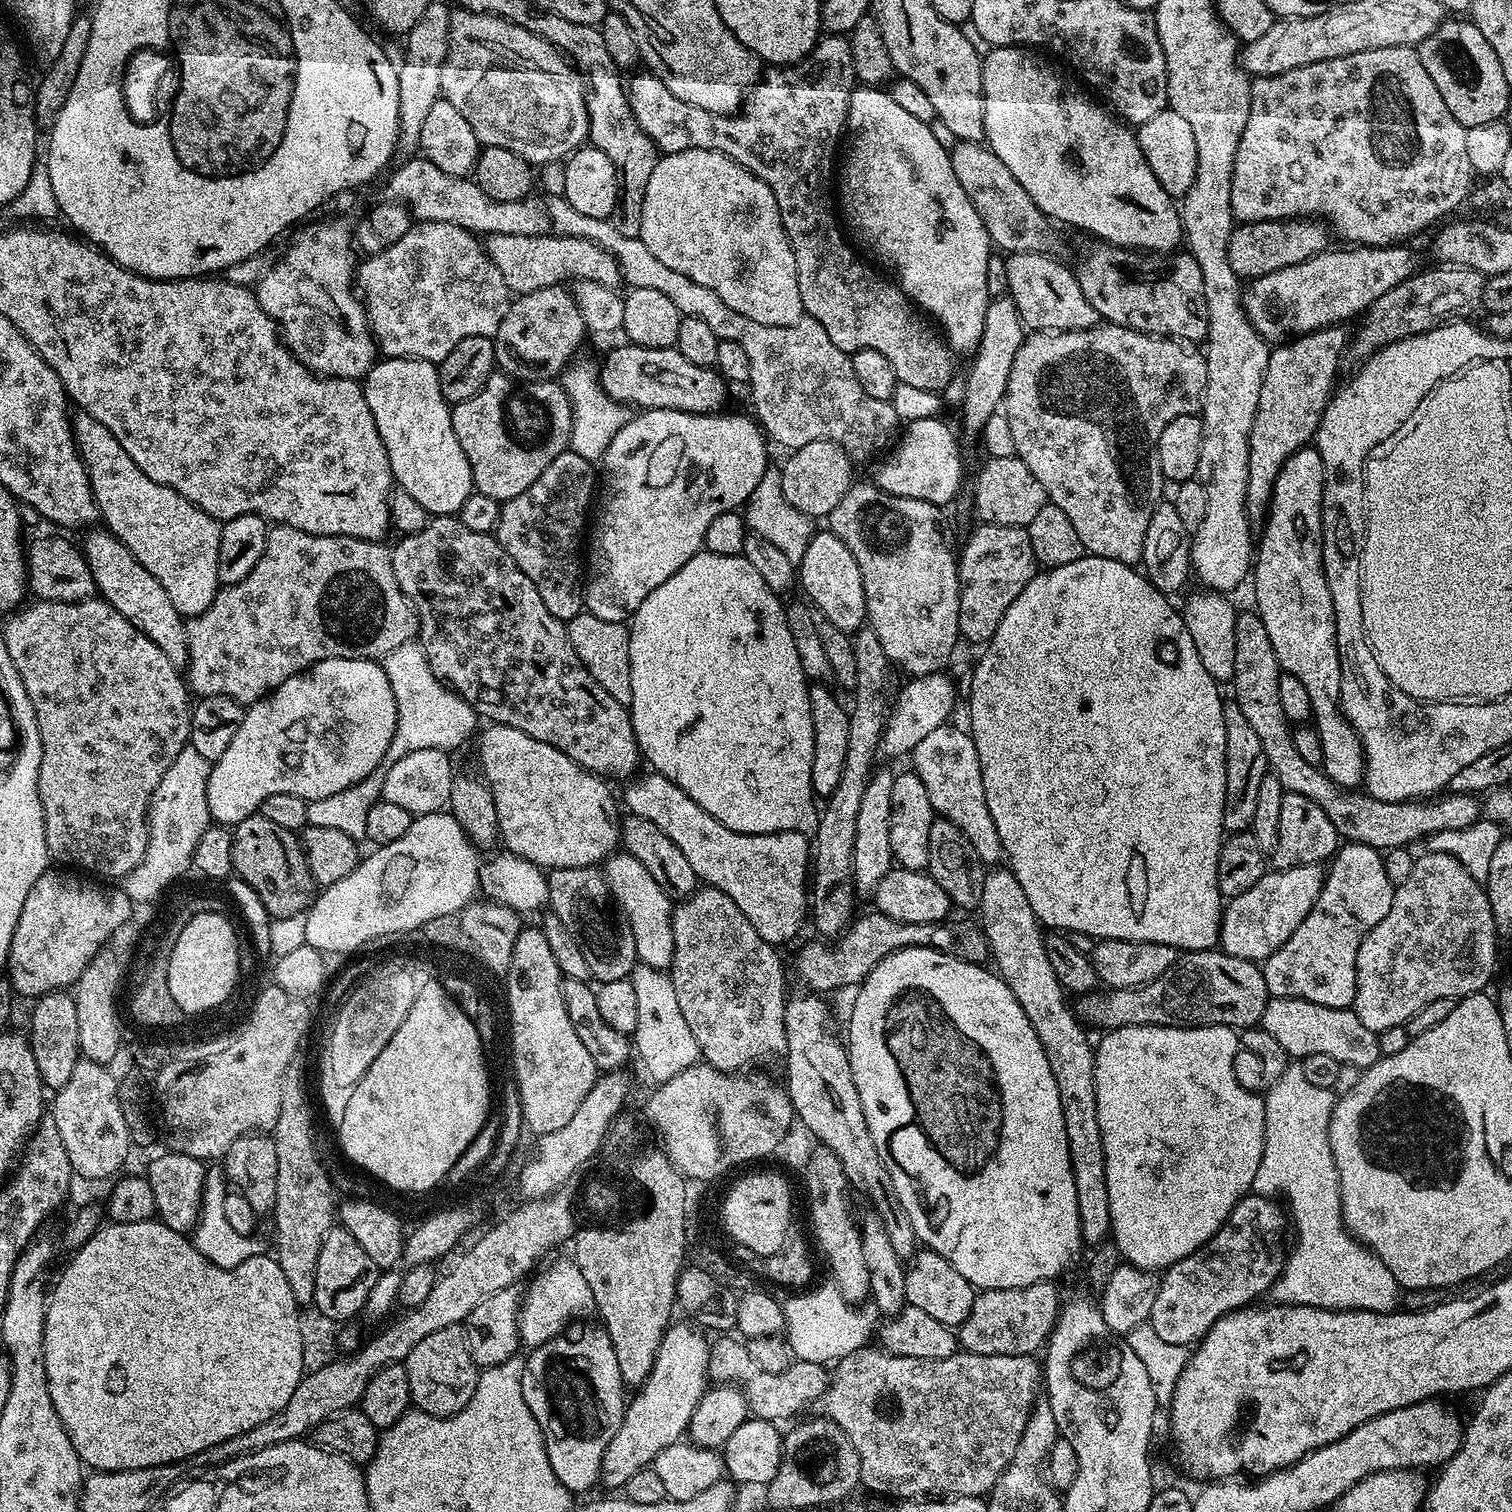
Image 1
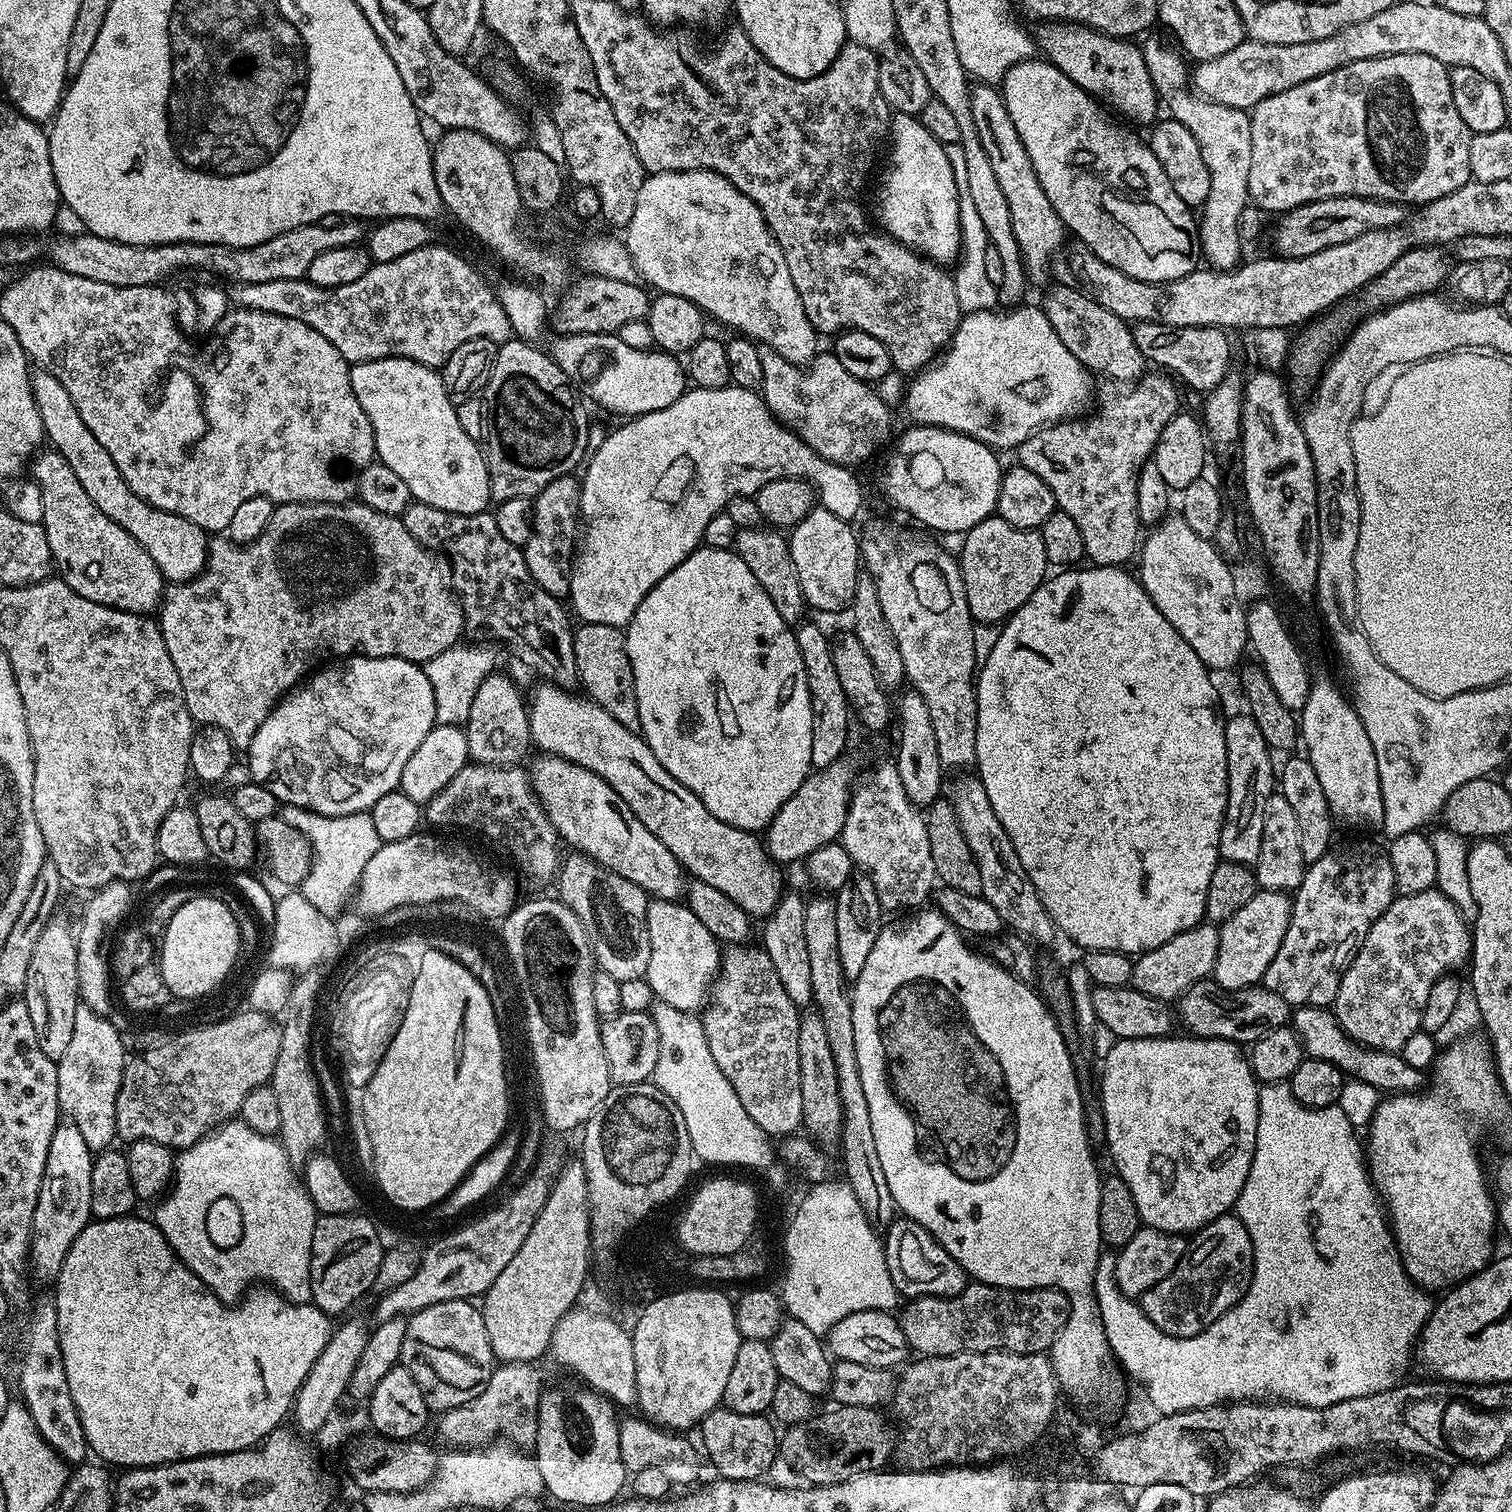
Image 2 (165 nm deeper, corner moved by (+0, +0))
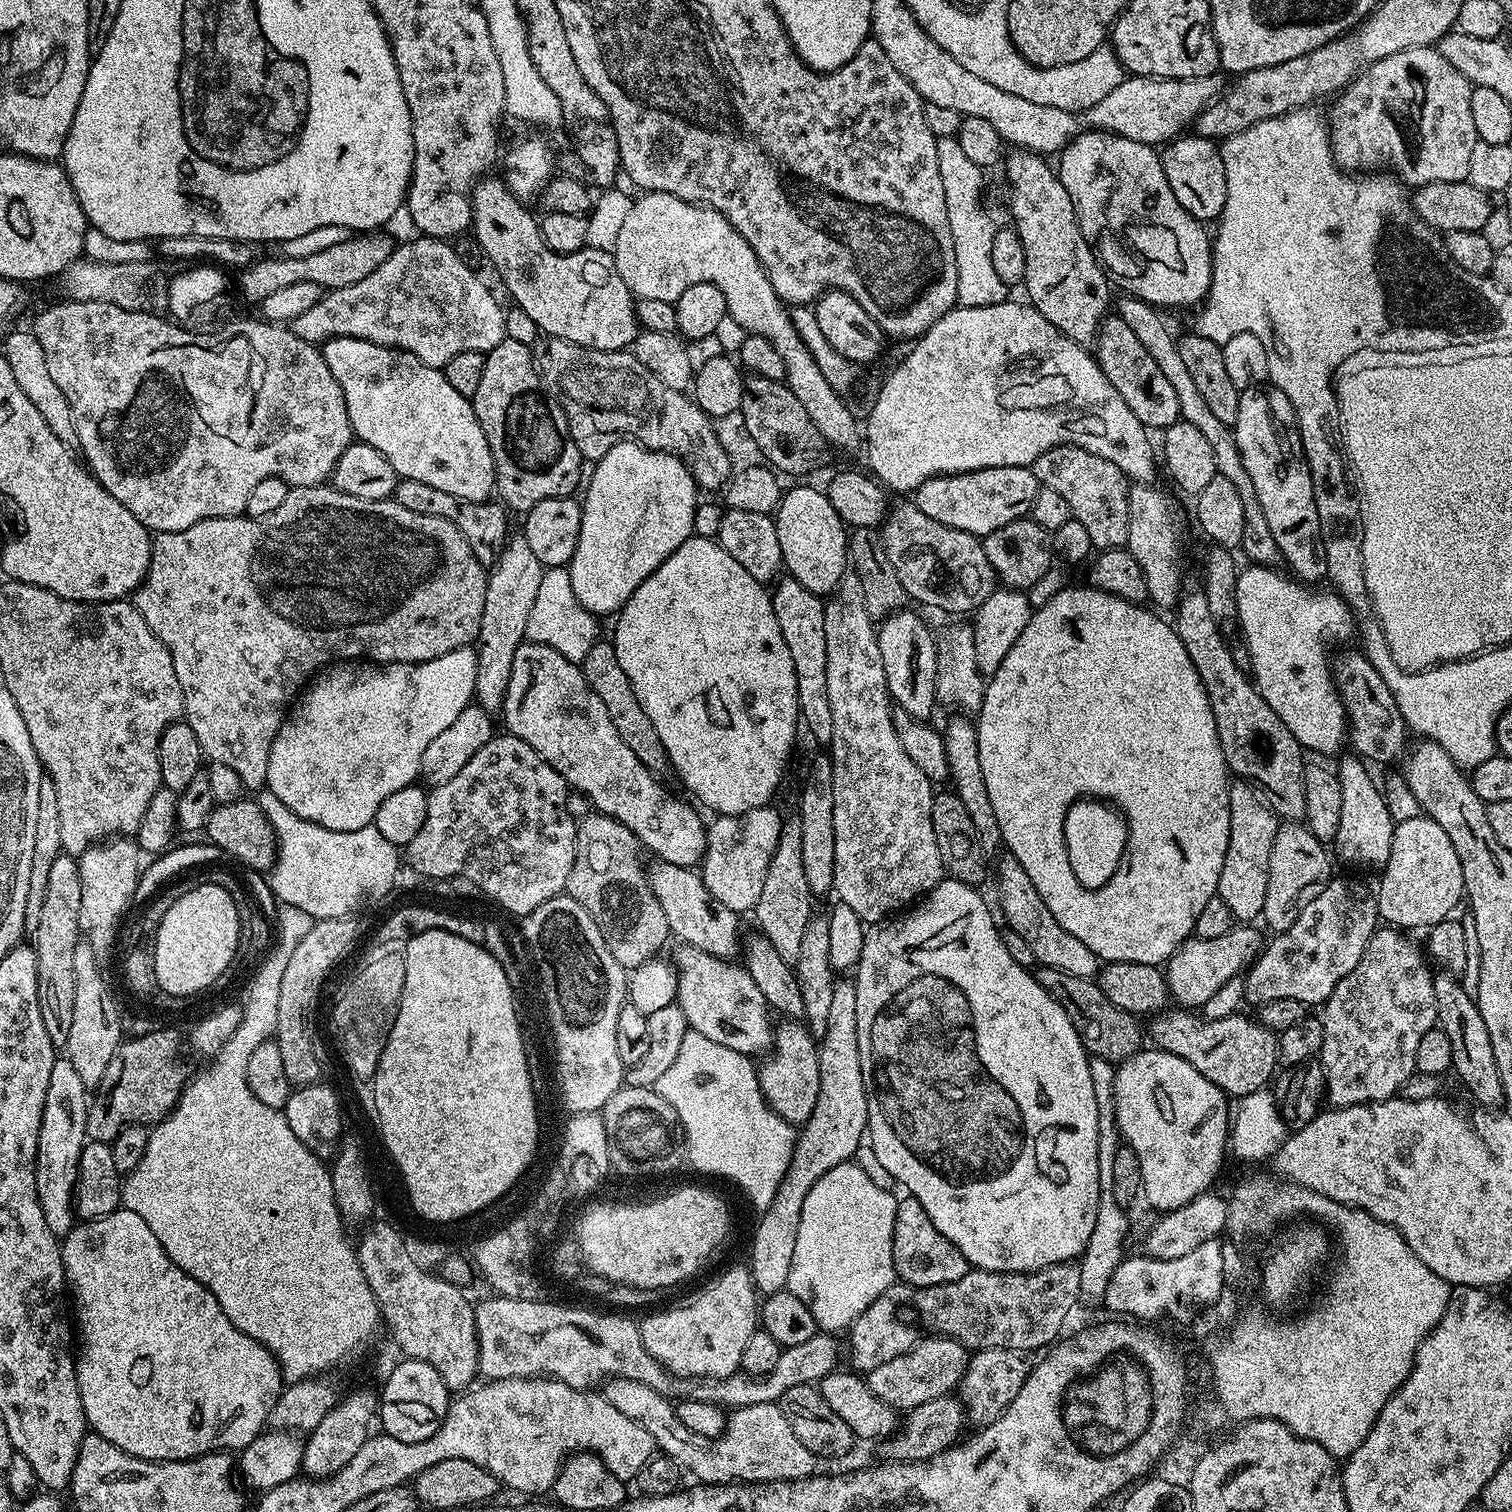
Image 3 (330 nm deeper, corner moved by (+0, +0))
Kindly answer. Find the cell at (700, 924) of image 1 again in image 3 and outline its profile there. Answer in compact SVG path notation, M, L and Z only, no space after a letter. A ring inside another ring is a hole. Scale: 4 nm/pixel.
M784 1022L775 1029L772 1047L763 1057L764 1065L759 1065L760 1089L766 1102L779 1116L793 1126L804 1125L818 1102L818 1047L817 1037L800 1022Z

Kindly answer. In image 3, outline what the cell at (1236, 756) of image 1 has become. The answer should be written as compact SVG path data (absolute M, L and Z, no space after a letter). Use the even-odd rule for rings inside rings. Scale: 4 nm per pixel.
M1236 778L1229 783L1230 842L1226 846L1226 862L1222 862L1222 874L1218 878L1216 895L1230 906L1230 914L1237 921L1252 922L1261 915L1266 902L1266 882L1270 878L1270 849L1274 847L1274 834L1281 821L1264 803L1252 785Z

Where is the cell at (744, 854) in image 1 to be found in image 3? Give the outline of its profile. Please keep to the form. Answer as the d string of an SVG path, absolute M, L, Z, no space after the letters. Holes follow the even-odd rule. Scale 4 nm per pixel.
M527 642L520 644L518 650L514 654L514 666L510 666L510 682L506 686L506 698L504 699L504 707L502 709L502 717L504 716L504 724L507 735L516 736L522 742L526 742L526 746L530 746L540 755L546 762L550 762L550 766L554 766L554 770L558 770L558 774L562 774L562 778L567 782L569 789L581 792L590 803L593 804L595 811L601 816L609 816L618 822L622 822L622 826L626 826L626 830L630 830L640 839L641 845L645 849L648 848L653 852L656 860L665 860L674 866L682 866L683 868L695 869L697 865L704 859L704 851L708 845L708 830L706 820L703 820L690 805L684 800L679 800L672 792L667 792L660 785L661 777L657 773L651 772L646 766L642 766L642 762L638 762L638 757L630 751L630 746L626 746L626 742L622 742L622 734L618 734L618 730L614 730L614 722L610 722L610 714L606 714L606 706L602 706L602 698L598 698L598 694L594 694L594 690L590 690L590 686L586 682L581 665L570 662L566 658L562 658L562 654L558 654L558 650L554 650L550 646L542 646L541 644L529 644Z

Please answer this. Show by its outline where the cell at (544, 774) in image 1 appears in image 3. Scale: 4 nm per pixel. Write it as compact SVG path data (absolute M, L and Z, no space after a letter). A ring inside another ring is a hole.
M656 860L653 865L646 872L648 885L654 898L658 898L658 906L662 906L662 914L666 914L669 933L675 939L677 936L681 945L697 948L723 960L732 960L735 952L737 955L742 948L741 917L730 910L730 906L722 906L722 902L713 900L699 871L674 866L665 860Z

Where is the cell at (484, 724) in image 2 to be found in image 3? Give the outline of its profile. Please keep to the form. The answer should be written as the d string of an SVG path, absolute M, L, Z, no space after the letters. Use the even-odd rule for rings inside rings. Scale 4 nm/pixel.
M516 534L500 549L494 567L488 572L486 606L482 606L482 626L475 645L474 700L490 714L499 713L504 707L506 686L510 682L510 666L514 666L514 654L518 646L525 643L526 622L538 598L538 586L542 583L544 569L538 558L534 558L530 546L526 546L524 535Z

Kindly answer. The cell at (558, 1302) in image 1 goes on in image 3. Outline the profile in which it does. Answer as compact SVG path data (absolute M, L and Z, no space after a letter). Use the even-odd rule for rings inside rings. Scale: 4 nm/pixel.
M617 1376L605 1383L602 1394L626 1418L634 1418L663 1455L674 1458L685 1473L702 1484L734 1484L737 1482L767 1482L770 1480L804 1480L817 1471L818 1457L802 1444L779 1403L758 1402L758 1406L731 1409L724 1425L723 1436L694 1434L682 1426L676 1404L642 1382Z

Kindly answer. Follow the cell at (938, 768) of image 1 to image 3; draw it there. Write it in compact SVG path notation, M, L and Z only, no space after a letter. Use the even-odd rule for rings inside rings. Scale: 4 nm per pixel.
M1004 854L999 857L1000 873L996 876L996 888L1000 891L1000 912L1004 915L1003 923L1014 930L1014 934L1022 937L1033 952L1037 965L1062 970L1066 974L1074 974L1078 978L1092 978L1098 972L1098 958L1074 934L1062 930L1058 926L1054 914L1046 910L1046 902L1038 898L1038 890L1034 890L1034 882L1026 875L1026 870L1013 858L1013 856Z

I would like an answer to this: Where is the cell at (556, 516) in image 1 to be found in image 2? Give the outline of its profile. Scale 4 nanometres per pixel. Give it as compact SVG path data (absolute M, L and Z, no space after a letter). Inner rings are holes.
M575 475L554 478L554 482L532 500L532 537L522 546L530 574L546 594L557 598L569 595L572 561L580 531L580 480Z

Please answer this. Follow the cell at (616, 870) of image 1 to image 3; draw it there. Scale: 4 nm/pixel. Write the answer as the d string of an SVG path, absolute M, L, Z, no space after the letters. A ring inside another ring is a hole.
M680 946L677 949L676 960L674 959L676 1003L679 1004L682 1014L686 1014L689 1029L711 1038L722 1046L730 1046L730 1050L738 1050L743 1056L756 1058L767 1053L772 1047L774 1023L772 1024L771 1018L773 1017L770 1015L766 998L762 998L762 990L754 986L754 978L750 978L748 971L739 963L711 956L697 948Z

